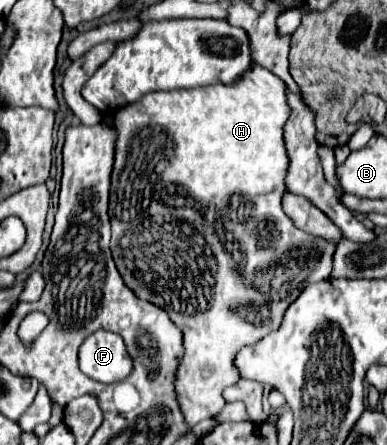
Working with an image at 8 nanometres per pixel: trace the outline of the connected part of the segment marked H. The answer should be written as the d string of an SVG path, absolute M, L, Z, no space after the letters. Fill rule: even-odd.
M253 65L253 69L249 73L245 73L241 77L241 81L237 81L233 85L209 85L209 87L197 87L197 89L179 89L179 91L169 91L167 95L159 95L159 97L147 95L145 101L125 105L109 119L109 125L113 125L119 133L117 149L115 149L113 177L111 177L111 199L109 199L109 217L111 217L111 231L113 231L113 237L111 237L113 259L115 259L115 265L123 277L125 285L139 299L151 301L157 307L165 309L169 313L171 321L183 331L185 357L183 357L183 363L177 371L175 389L177 389L177 399L183 409L185 421L191 427L197 425L199 421L211 419L221 412L226 404L222 397L223 389L227 385L235 385L241 379L241 375L235 367L235 357L237 357L239 349L243 349L247 345L255 345L257 341L261 341L261 337L265 337L265 335L273 333L273 329L281 327L285 309L301 295L305 285L309 285L311 281L317 283L317 281L329 279L329 277L363 279L365 249L361 243L353 243L349 239L343 239L335 249L335 245L329 245L319 239L321 261L317 261L317 239L307 235L305 231L297 229L281 207L283 195L287 191L285 175L287 175L287 167L289 167L289 157L287 157L287 149L283 143L283 125L289 119L289 113L291 113L291 109L287 105L287 85L277 75L267 71L265 67Z

